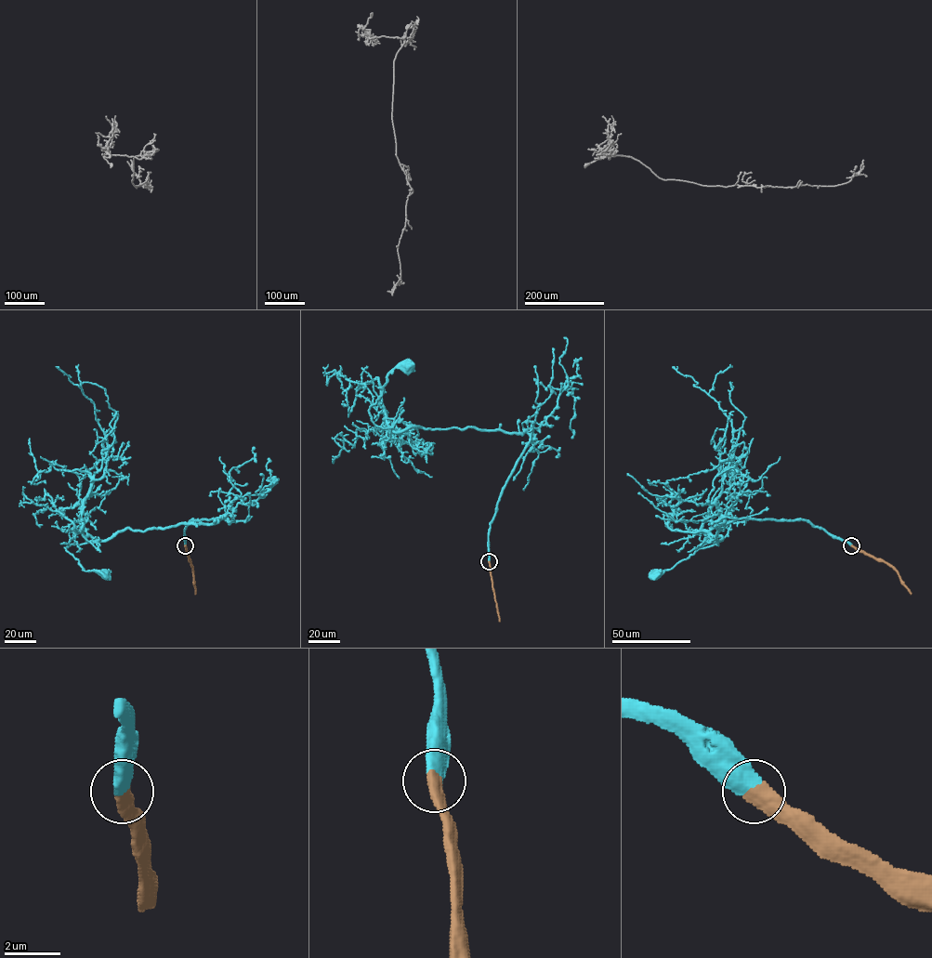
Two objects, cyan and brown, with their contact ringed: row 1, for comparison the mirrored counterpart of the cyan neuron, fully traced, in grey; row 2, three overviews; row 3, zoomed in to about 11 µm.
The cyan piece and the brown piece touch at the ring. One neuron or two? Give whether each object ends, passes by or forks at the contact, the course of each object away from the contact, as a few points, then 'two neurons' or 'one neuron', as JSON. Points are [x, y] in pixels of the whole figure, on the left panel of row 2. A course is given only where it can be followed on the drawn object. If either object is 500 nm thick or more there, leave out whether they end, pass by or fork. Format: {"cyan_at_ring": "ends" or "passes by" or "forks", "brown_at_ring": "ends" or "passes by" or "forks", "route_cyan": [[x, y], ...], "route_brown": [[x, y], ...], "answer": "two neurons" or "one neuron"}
{"route_cyan": [[185, 545], [191, 519], [226, 516], [83, 535], [92, 541], [65, 548], [103, 573]], "route_brown": [[185, 545], [190, 562], [195, 594]], "answer": "one neuron"}

